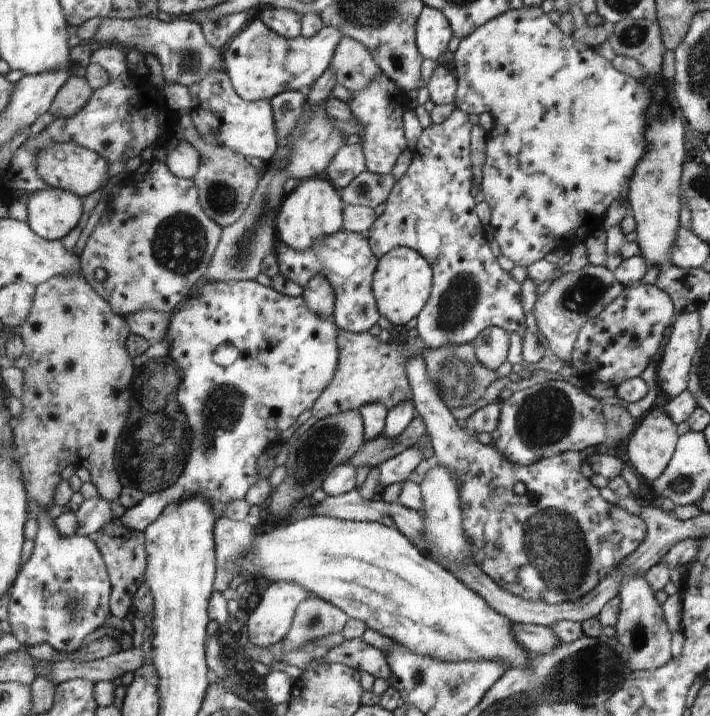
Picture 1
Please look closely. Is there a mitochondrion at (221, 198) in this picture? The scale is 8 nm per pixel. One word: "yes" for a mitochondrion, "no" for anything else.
yes

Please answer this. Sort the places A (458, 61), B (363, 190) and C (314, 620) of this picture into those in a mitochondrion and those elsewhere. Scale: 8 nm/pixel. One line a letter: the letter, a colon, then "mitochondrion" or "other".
A: other
B: mitochondrion
C: mitochondrion

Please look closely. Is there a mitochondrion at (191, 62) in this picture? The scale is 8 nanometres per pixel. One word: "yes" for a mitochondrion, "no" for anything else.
yes

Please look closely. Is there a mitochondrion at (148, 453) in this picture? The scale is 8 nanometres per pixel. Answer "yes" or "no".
yes

